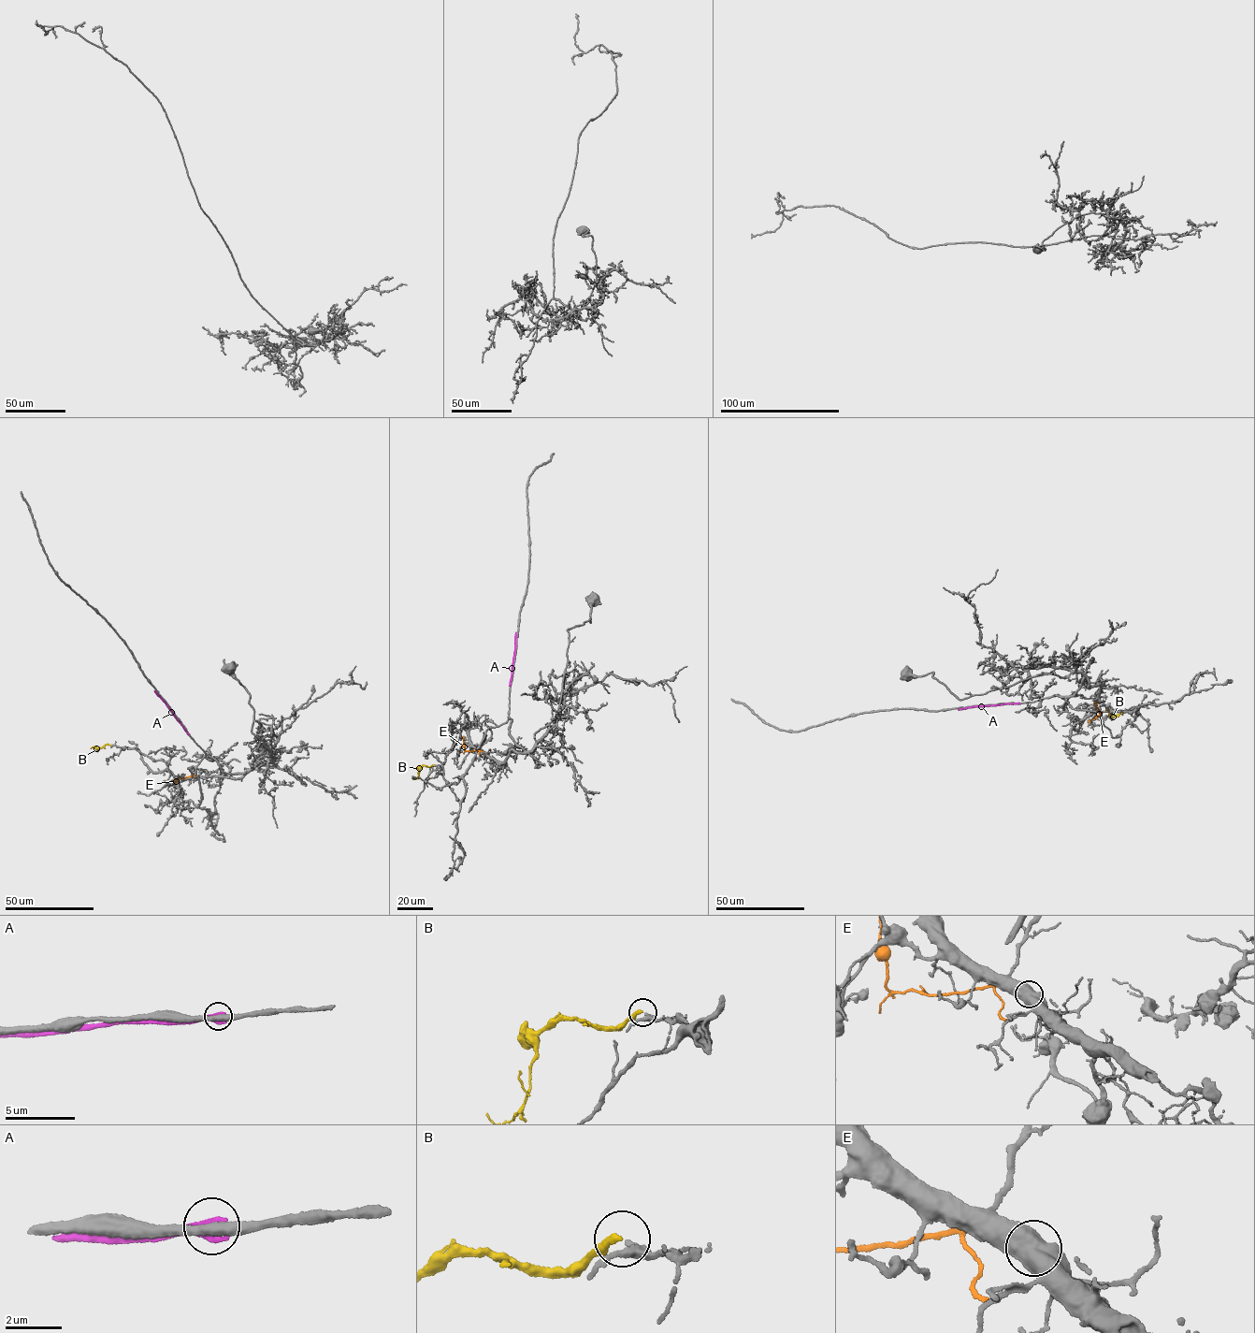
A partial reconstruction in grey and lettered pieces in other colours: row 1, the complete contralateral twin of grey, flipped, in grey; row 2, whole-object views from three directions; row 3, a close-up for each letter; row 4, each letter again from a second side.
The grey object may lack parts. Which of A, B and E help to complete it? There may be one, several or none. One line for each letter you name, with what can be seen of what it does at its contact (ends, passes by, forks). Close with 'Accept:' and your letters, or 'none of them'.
B: it ends
Accept: B

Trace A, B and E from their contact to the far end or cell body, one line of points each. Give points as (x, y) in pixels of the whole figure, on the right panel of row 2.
A: (1018, 702), (958, 709)
B: (1105, 709), (1111, 717), (1122, 712), (1122, 715)
E: (1094, 702), (1100, 714), (1088, 722)

